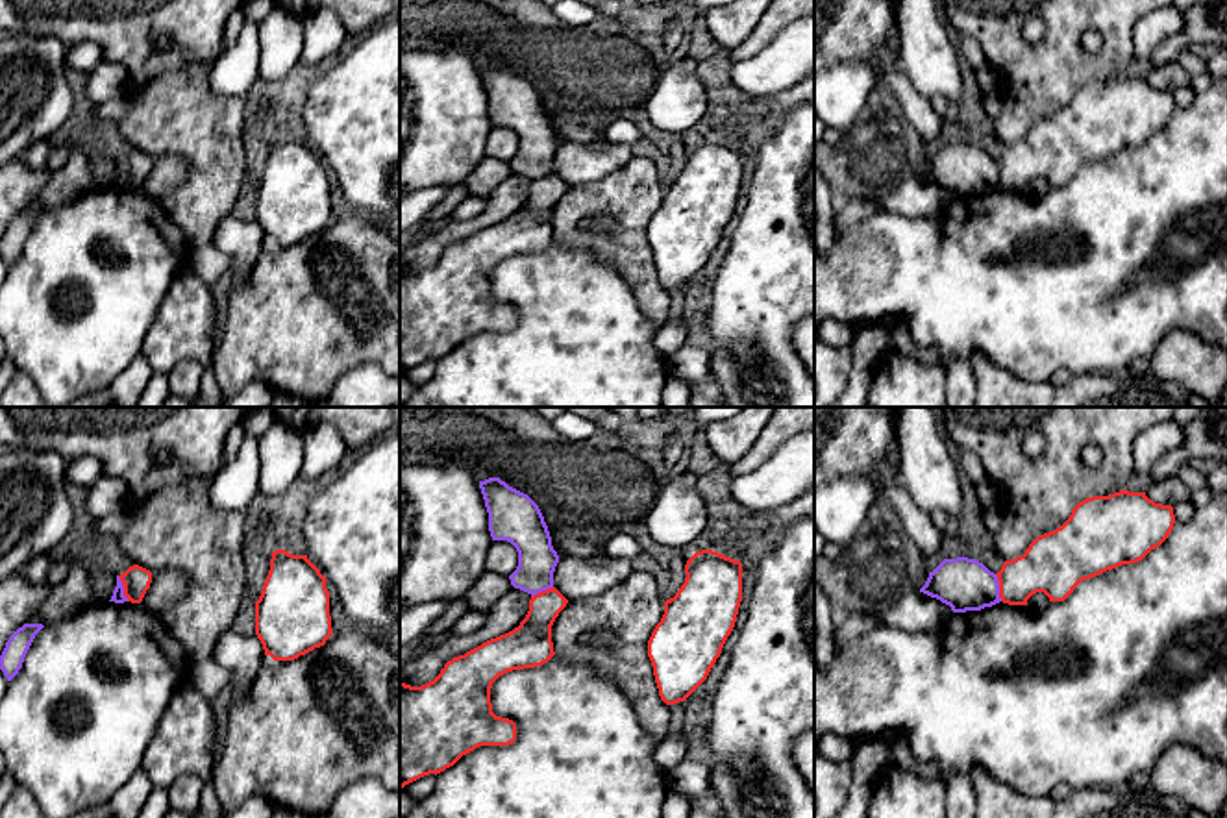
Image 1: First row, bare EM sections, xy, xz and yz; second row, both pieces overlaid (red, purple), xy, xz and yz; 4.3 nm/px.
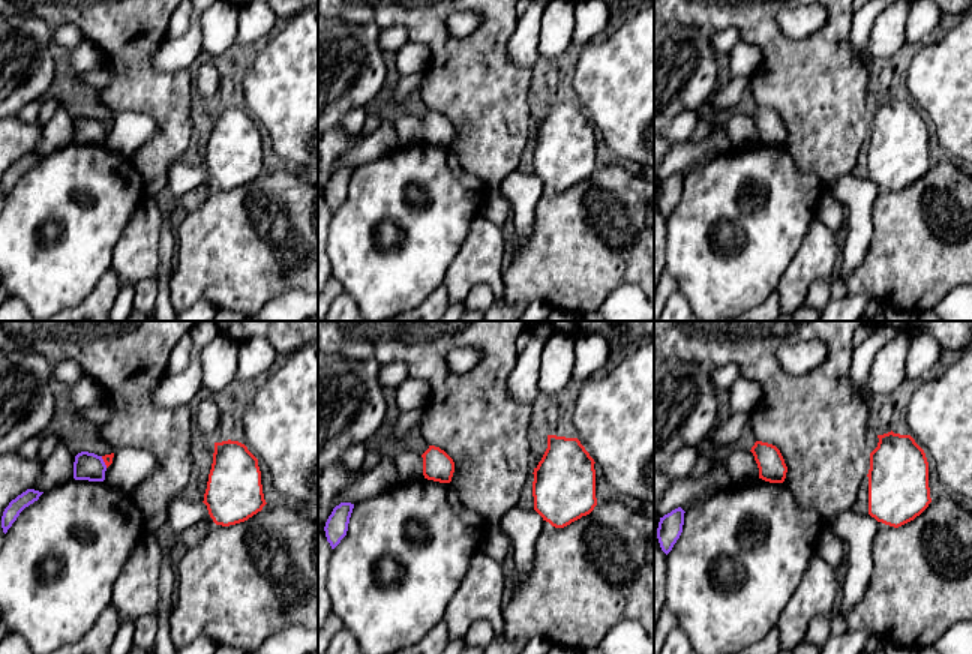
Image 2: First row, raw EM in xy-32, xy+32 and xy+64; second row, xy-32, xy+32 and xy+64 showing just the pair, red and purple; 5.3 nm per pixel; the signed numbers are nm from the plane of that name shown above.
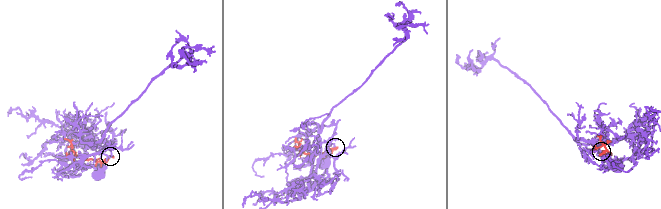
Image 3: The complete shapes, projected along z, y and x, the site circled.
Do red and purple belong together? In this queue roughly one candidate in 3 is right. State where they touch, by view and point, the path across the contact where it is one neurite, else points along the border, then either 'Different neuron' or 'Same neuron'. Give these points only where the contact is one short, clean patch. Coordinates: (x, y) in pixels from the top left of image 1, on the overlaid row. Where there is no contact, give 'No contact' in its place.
Touches red at yz (1000, 587). Boundary: yz (994, 574), (1002, 600). Different neuron

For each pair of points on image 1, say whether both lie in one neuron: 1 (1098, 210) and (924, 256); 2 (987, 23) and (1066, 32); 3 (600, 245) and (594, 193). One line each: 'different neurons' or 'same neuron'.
1: same neuron
2: same neuron
3: same neuron

